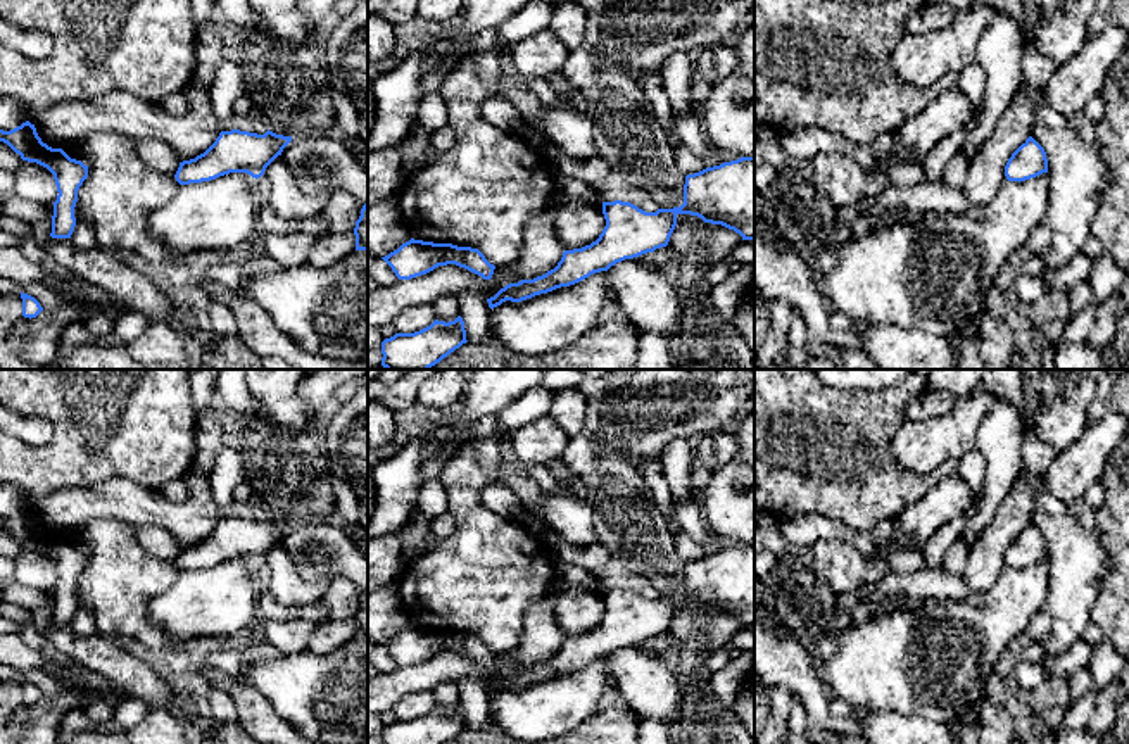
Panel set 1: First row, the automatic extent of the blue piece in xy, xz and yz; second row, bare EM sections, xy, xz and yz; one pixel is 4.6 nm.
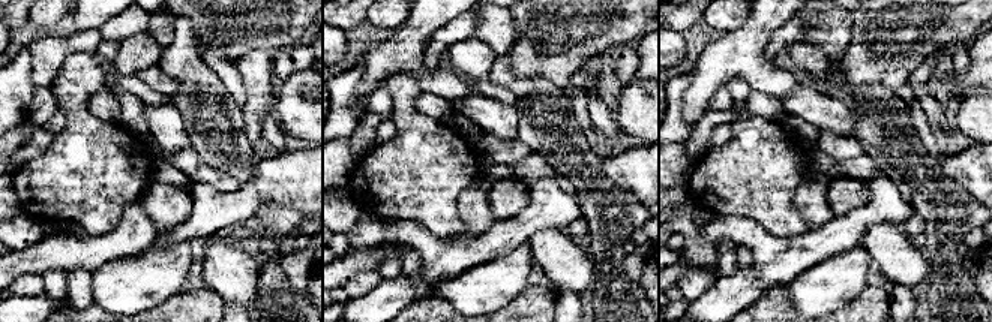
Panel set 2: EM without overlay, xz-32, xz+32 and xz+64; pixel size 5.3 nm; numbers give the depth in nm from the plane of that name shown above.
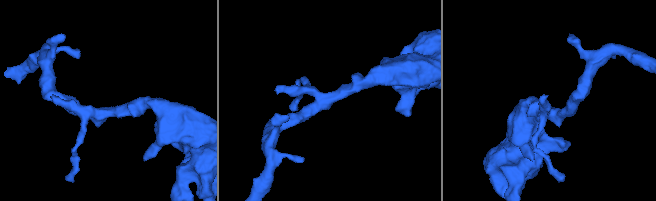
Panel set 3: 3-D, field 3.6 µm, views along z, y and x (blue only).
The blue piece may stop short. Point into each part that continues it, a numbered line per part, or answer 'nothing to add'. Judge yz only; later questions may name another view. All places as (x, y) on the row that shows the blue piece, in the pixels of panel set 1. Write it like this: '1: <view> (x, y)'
nothing to add

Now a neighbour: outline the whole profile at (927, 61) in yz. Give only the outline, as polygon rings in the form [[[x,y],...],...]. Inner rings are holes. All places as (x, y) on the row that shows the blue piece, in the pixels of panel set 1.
[[[972,7],[958,10],[939,31],[905,36],[892,54],[898,78],[918,88],[944,85],[975,60],[977,45],[991,22],[989,7]]]

